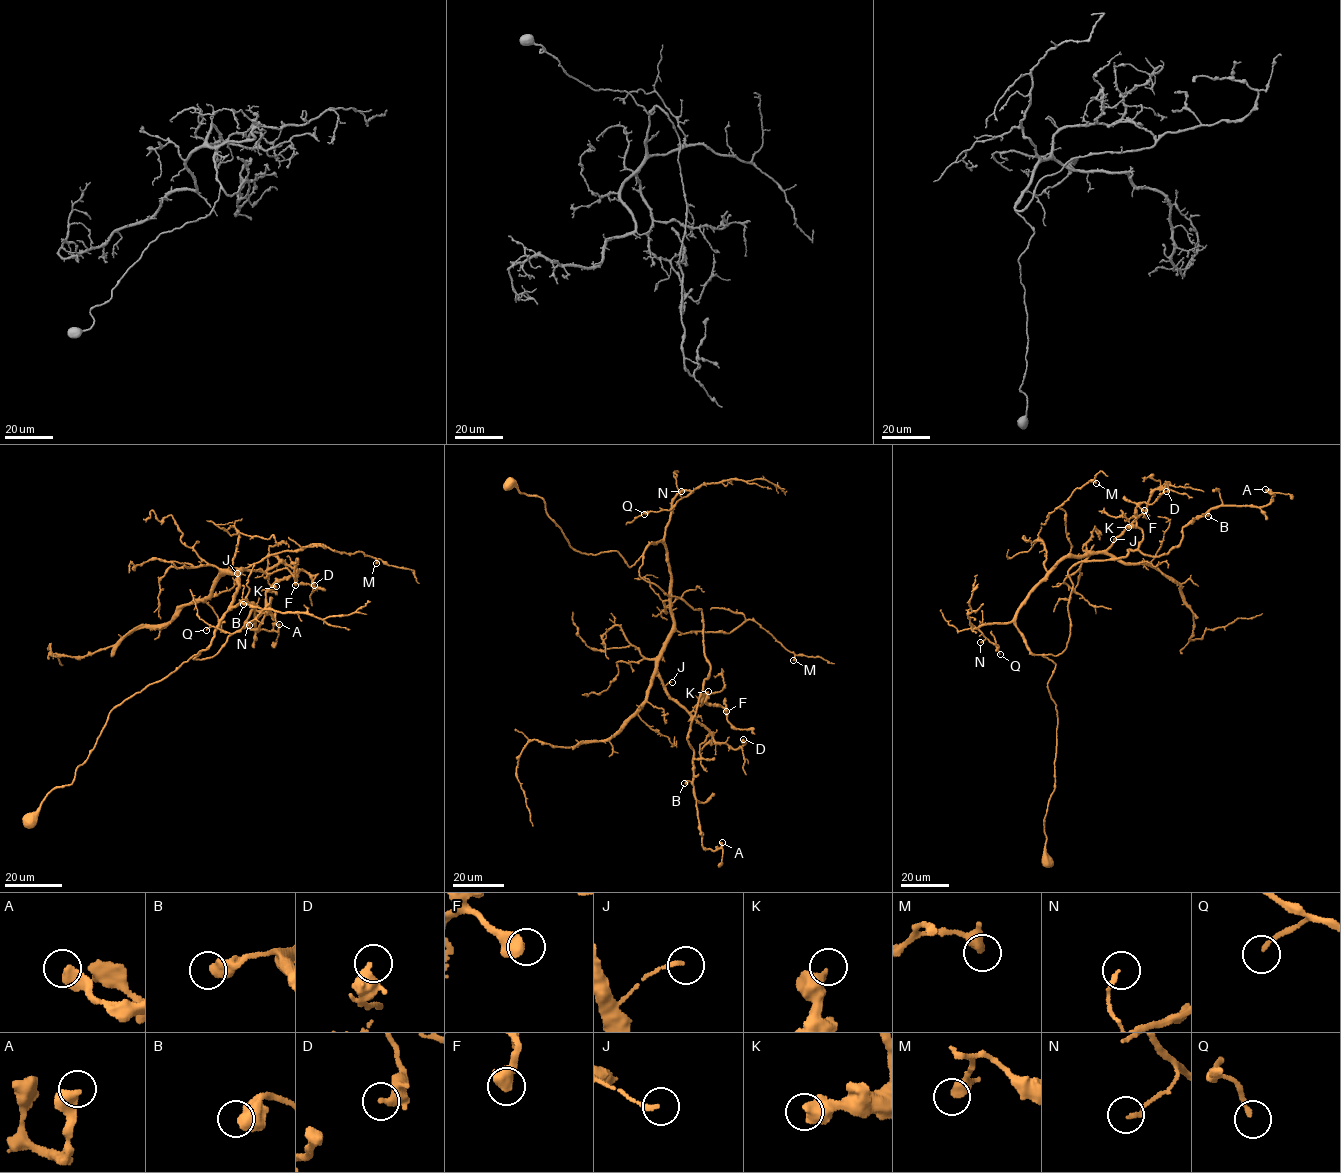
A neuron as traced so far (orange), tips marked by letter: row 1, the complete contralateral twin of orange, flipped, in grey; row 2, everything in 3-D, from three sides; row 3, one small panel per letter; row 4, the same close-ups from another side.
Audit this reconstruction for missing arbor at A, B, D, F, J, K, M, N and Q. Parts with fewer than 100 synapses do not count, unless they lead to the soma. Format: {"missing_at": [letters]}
{"missing_at": []}

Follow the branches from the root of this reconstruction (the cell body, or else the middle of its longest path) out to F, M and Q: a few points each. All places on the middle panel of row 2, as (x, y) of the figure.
F: (509, 485), (541, 497), (570, 547), (630, 567), (642, 556), (641, 577), (701, 609), (701, 705), (726, 711)
M: (509, 485), (541, 497), (581, 553), (630, 567), (662, 542), (678, 631), (754, 620), (793, 660)
Q: (509, 485), (541, 497), (570, 547), (616, 551), (630, 567), (691, 491), (644, 514)

